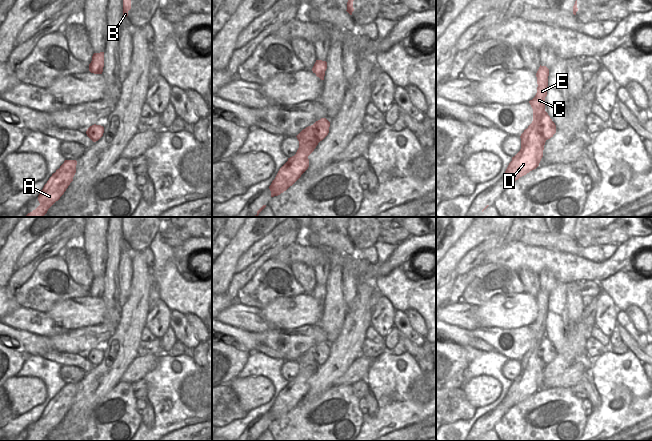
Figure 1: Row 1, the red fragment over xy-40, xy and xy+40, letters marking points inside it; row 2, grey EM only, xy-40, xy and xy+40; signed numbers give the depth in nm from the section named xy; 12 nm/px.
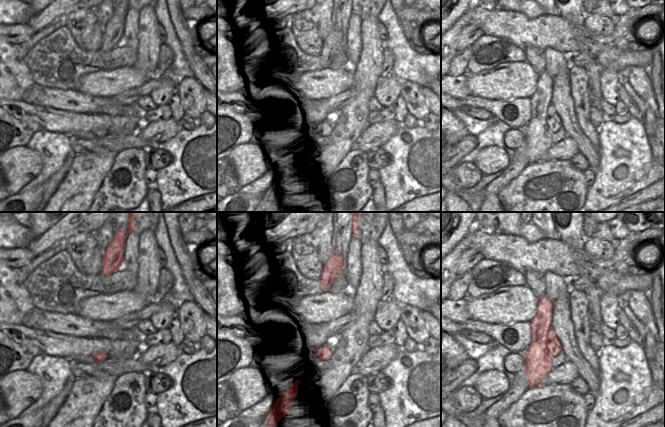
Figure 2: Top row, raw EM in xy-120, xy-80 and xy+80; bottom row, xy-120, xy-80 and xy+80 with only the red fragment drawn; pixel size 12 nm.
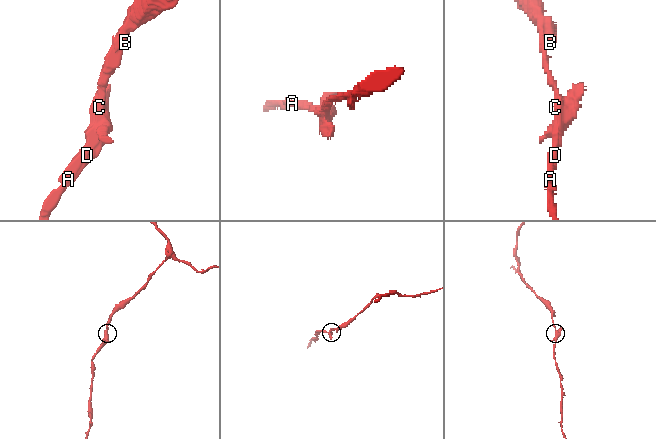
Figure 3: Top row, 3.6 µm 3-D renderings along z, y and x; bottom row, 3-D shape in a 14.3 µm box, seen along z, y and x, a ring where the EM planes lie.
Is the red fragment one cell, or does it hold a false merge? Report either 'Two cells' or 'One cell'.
Two cells

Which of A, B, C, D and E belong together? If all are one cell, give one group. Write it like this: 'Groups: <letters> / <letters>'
Groups: A B D E / C

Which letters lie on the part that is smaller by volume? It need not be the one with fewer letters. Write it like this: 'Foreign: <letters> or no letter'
Foreign: C

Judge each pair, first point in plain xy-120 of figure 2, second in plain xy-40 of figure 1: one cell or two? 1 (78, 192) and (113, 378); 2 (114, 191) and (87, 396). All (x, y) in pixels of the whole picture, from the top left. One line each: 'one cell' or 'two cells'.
1: two cells
2: two cells

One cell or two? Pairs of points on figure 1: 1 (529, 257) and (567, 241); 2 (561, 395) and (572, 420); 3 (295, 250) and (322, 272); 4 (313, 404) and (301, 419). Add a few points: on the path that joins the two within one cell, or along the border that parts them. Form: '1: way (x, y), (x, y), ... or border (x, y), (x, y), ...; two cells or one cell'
1: border (527, 244), (555, 248), (573, 254); two cells
2: way (561, 401), (564, 404), (564, 412), (566, 414); one cell
3: border (331, 265), (327, 261), (322, 261), (313, 267); two cells
4: way (312, 408), (305, 415); one cell

